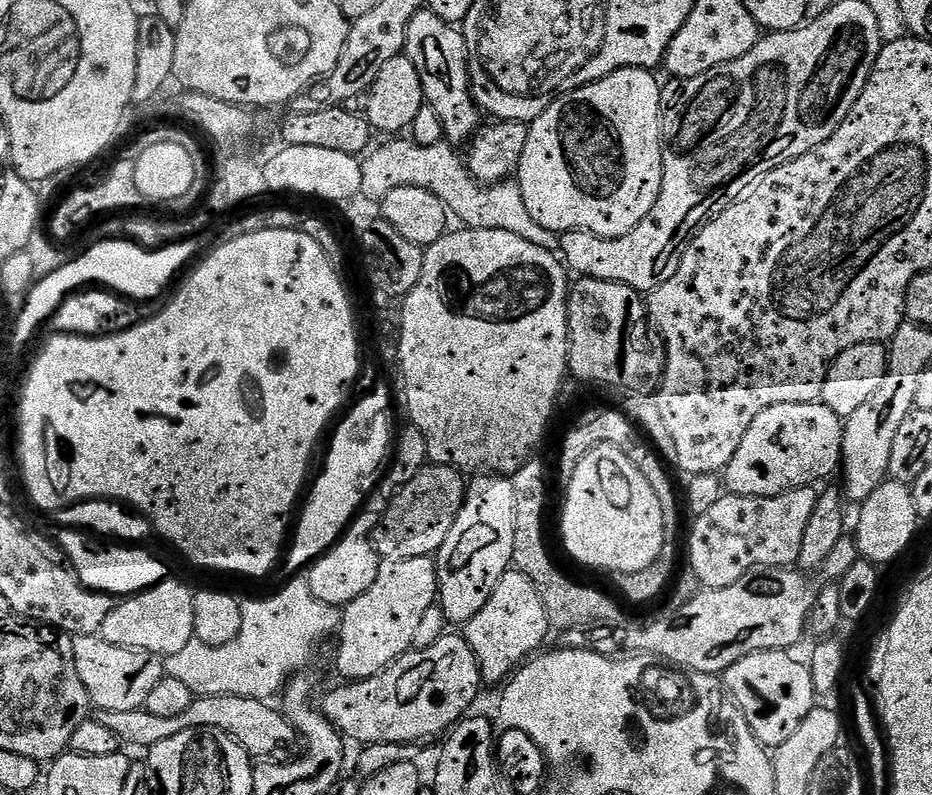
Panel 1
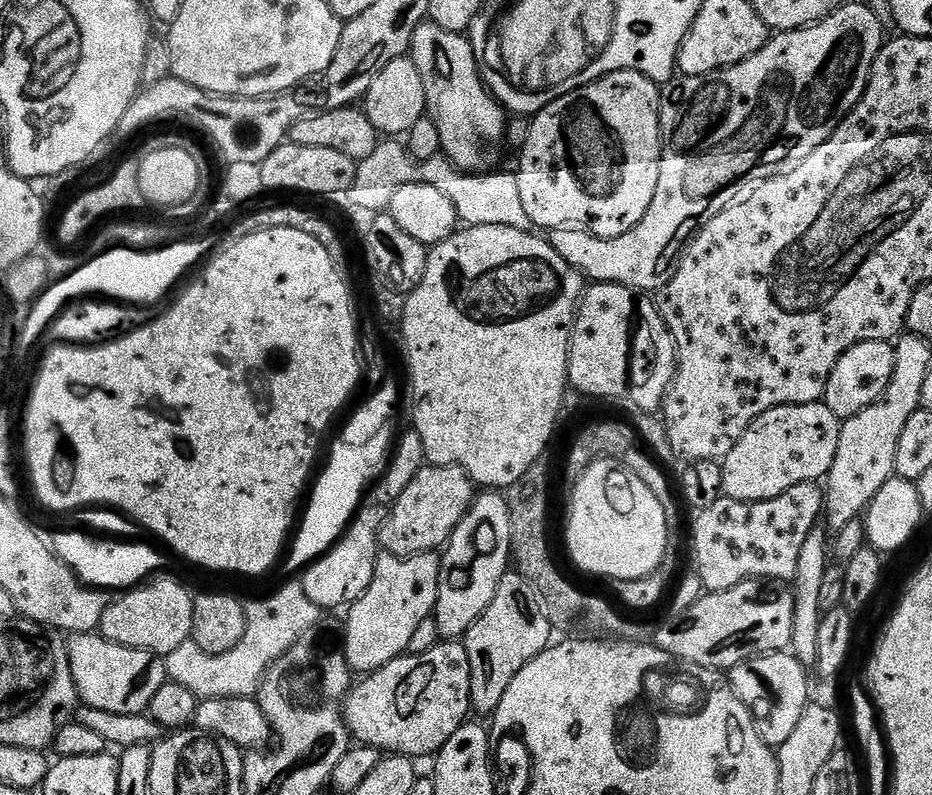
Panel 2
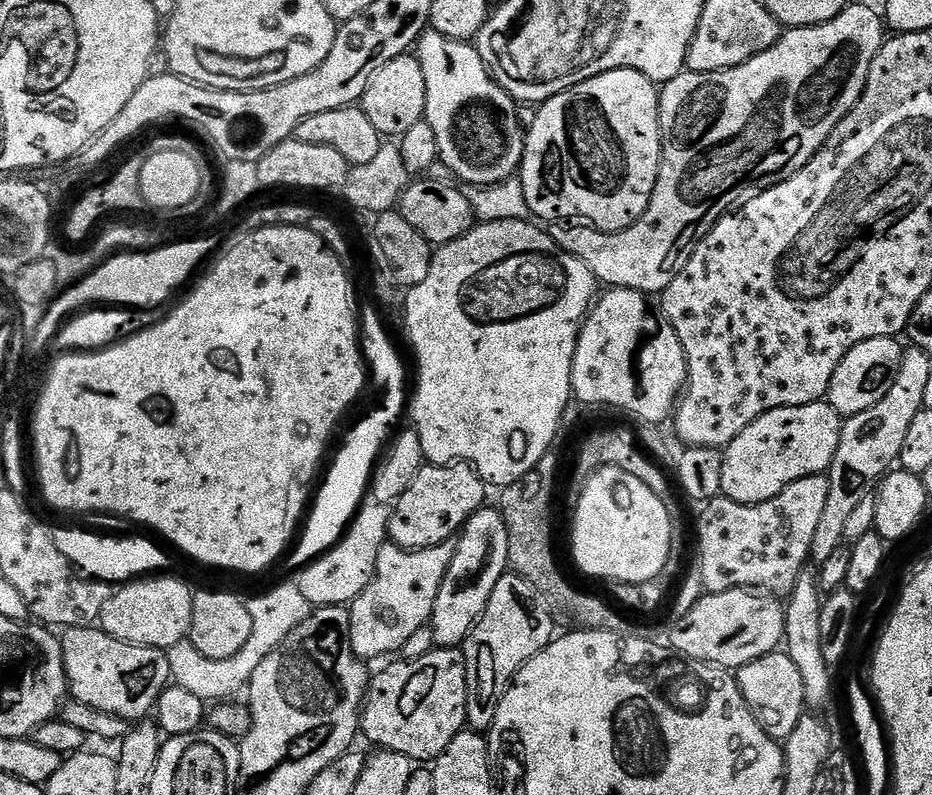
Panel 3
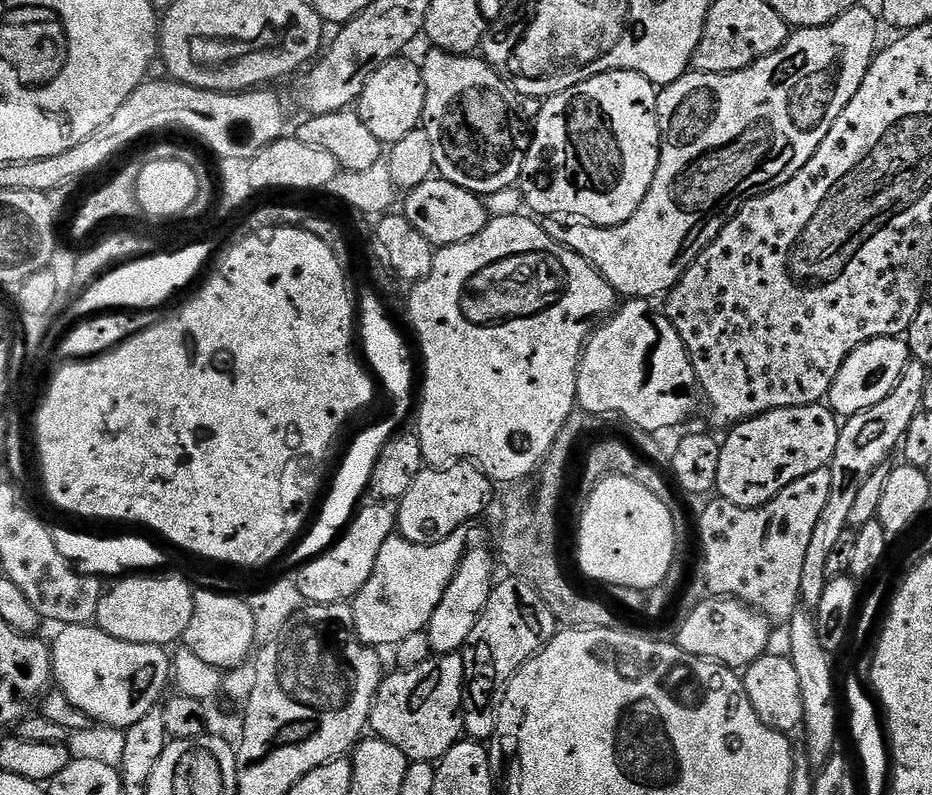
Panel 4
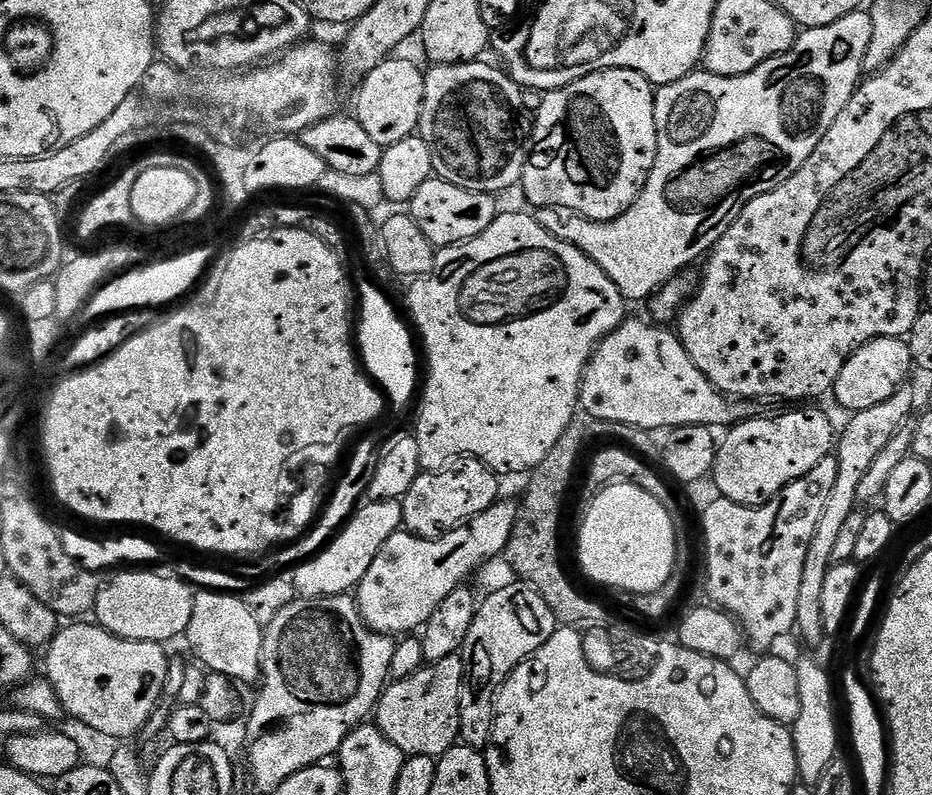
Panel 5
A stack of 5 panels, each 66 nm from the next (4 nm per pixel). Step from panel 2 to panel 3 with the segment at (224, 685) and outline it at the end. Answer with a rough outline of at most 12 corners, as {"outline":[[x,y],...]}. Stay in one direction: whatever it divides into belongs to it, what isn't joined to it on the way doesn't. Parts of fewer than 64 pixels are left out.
{"outline":[[277,583],[254,599],[250,638],[211,660],[192,641],[167,649],[170,680],[206,702],[235,697],[258,662],[314,611]]}

